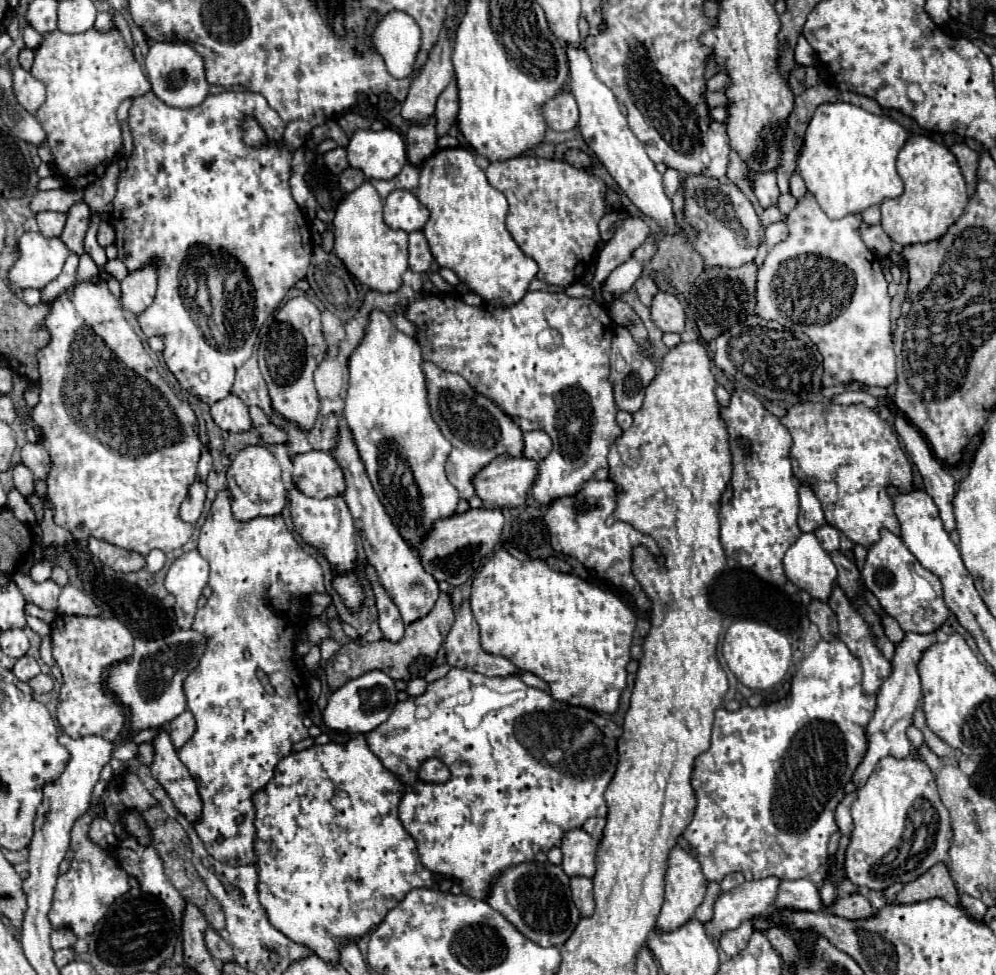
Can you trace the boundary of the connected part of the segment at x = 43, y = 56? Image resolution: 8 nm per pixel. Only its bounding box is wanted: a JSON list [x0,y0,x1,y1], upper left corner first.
[31,29,151,189]

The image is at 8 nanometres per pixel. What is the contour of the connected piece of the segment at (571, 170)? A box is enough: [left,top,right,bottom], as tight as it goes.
[485,155,607,287]

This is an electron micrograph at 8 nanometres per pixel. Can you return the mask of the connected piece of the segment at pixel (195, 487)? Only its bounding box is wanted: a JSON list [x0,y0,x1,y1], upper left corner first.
[181,479,207,523]

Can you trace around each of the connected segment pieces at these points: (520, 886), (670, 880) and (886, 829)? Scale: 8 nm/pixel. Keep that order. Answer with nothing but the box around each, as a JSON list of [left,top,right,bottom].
[[485,861,581,947],[657,847,707,931],[843,757,949,891]]

